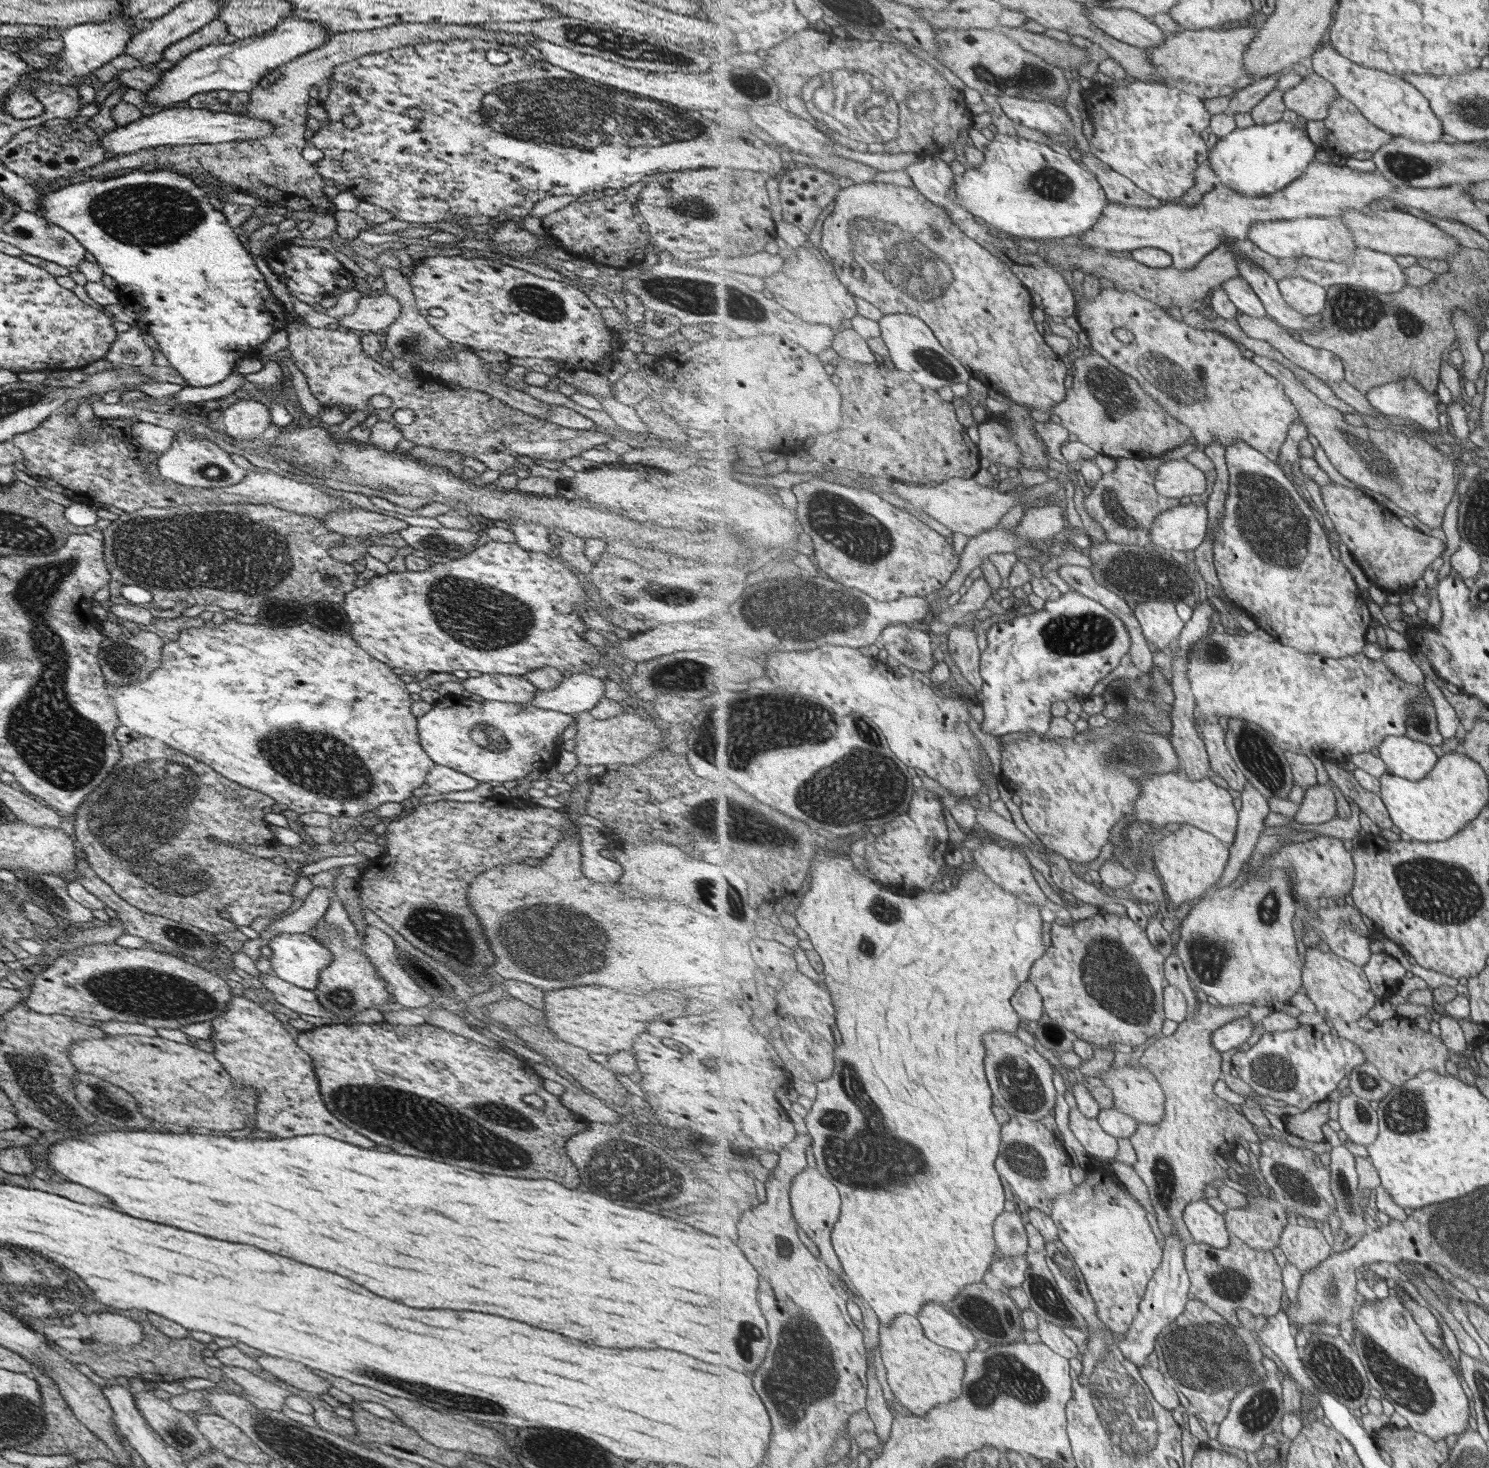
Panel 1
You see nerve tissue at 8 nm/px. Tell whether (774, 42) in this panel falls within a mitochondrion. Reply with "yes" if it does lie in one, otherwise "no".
no

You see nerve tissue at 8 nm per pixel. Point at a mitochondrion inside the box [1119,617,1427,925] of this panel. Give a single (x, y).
(1259, 756)

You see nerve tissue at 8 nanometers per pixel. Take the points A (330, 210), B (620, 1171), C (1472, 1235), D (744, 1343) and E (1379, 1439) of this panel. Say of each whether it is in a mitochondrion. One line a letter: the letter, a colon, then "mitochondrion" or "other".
A: other
B: mitochondrion
C: mitochondrion
D: mitochondrion
E: other

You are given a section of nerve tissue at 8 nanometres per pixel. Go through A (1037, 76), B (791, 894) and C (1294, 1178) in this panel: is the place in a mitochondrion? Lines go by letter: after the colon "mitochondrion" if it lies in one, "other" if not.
A: mitochondrion
B: other
C: mitochondrion

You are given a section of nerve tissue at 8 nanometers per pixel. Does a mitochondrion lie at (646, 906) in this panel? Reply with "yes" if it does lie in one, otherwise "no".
no

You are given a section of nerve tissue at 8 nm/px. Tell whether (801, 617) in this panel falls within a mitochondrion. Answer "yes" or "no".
yes

